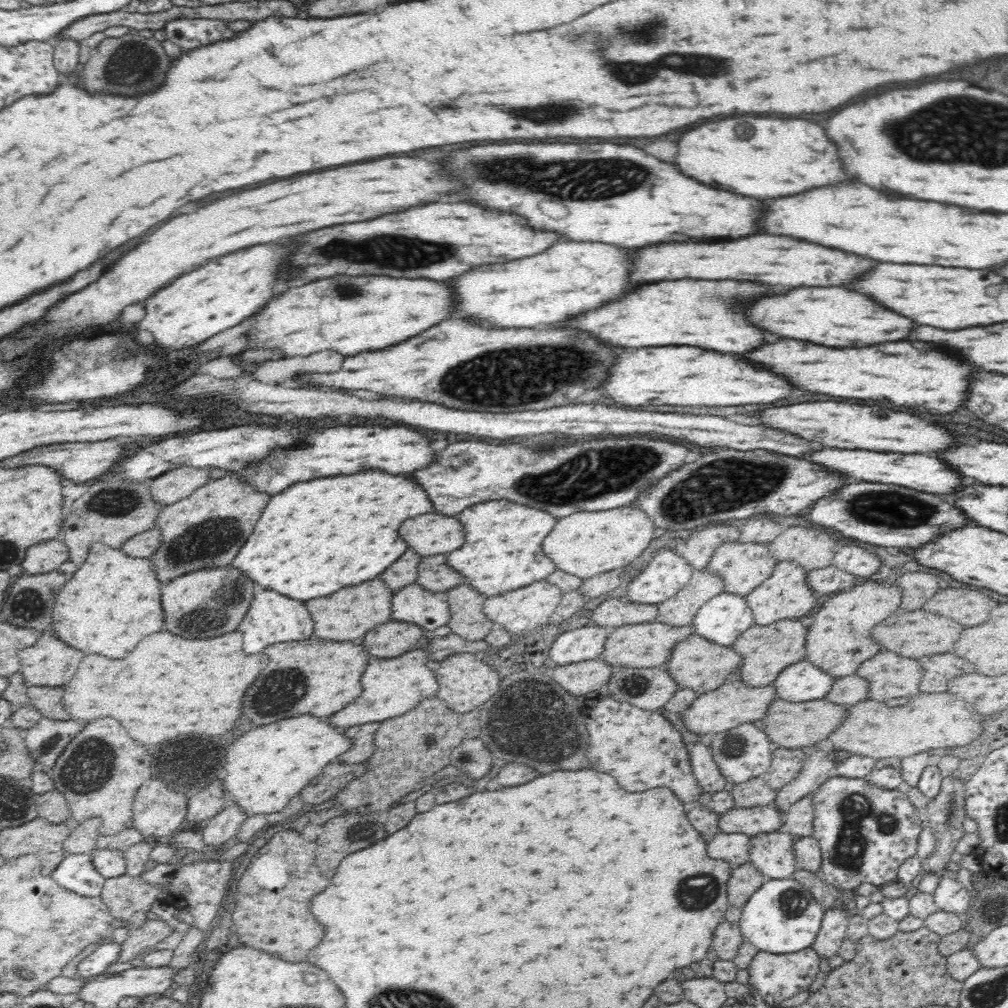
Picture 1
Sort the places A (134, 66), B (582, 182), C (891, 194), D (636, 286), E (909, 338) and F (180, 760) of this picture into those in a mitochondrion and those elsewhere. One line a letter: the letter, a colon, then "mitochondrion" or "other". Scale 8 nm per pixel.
A: mitochondrion
B: mitochondrion
C: other
D: other
E: other
F: mitochondrion

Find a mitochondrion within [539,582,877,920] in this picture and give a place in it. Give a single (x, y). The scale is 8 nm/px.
(696, 892)

